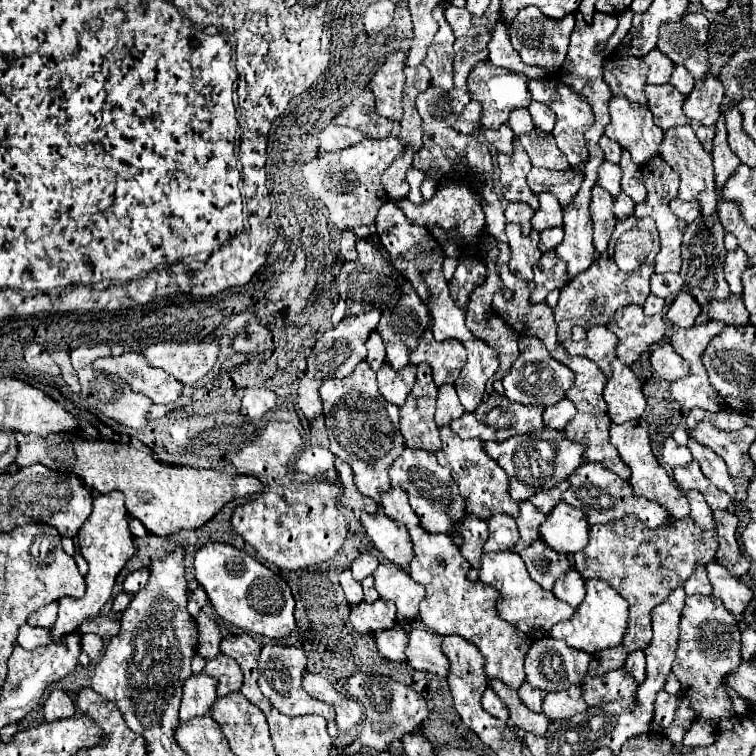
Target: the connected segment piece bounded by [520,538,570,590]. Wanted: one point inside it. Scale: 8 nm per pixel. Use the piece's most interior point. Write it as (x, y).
(545, 566)

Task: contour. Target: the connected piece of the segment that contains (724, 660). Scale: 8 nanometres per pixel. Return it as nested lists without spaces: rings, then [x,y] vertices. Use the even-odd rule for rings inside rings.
[[[688,596],[680,618],[680,640],[672,672],[683,686],[678,695],[690,698],[692,710],[698,718],[717,722],[714,727],[722,730],[720,733],[731,730],[730,719],[735,715],[732,698],[726,694],[722,686],[722,676],[736,668],[740,660],[742,656],[738,622],[728,610],[724,610],[722,600],[714,596]]]

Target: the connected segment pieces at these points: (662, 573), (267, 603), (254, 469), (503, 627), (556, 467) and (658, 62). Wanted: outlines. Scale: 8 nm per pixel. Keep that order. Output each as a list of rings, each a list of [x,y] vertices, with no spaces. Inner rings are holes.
[[[628,514],[620,520],[592,526],[588,546],[574,554],[574,568],[584,578],[606,580],[630,604],[630,620],[622,644],[596,652],[590,660],[590,676],[604,676],[608,670],[622,668],[630,652],[644,650],[652,638],[652,608],[662,604],[668,598],[668,592],[682,586],[684,580],[688,580],[688,576],[696,570],[696,564],[708,564],[708,560],[714,558],[718,548],[718,536],[714,530],[704,530],[690,518],[670,518],[670,528],[672,530],[650,530],[642,520],[636,520],[636,516]]]
[[[208,542],[196,550],[194,558],[196,582],[206,590],[218,616],[250,634],[260,634],[272,640],[290,636],[294,630],[294,596],[288,584],[270,568],[230,546]]]
[[[272,420],[254,442],[246,442],[230,456],[230,466],[236,474],[256,476],[264,484],[262,494],[258,494],[254,502],[234,508],[234,532],[252,544],[258,558],[272,570],[300,570],[312,564],[322,564],[334,558],[346,540],[346,518],[338,506],[340,488],[328,480],[306,482],[300,478],[300,472],[294,466],[300,442],[302,438],[290,422]]]
[[[392,488],[390,492],[386,492],[382,496],[382,506],[384,506],[384,512],[388,518],[404,524],[410,532],[414,556],[410,560],[408,574],[412,576],[412,580],[416,580],[418,584],[422,584],[426,588],[426,596],[420,602],[420,618],[422,618],[424,626],[442,634],[442,636],[458,634],[458,636],[466,638],[468,642],[472,642],[486,658],[484,672],[490,678],[498,678],[498,680],[506,682],[510,688],[518,690],[524,684],[522,664],[524,664],[524,656],[526,656],[532,640],[528,636],[524,636],[524,632],[520,632],[516,626],[512,626],[496,616],[494,602],[496,602],[498,592],[494,588],[488,588],[480,582],[470,582],[466,578],[468,562],[460,556],[452,538],[448,538],[446,534],[426,532],[420,526],[416,512],[410,508],[408,496],[402,488]]]
[[[542,428],[540,432],[514,436],[504,442],[484,442],[484,452],[488,452],[488,456],[508,474],[510,496],[516,502],[524,502],[532,494],[564,482],[582,464],[584,448],[580,448],[580,444],[572,444],[564,432]]]
[[[658,48],[648,52],[644,56],[644,62],[648,64],[648,84],[666,84],[670,80],[674,62],[668,56],[664,56]]]

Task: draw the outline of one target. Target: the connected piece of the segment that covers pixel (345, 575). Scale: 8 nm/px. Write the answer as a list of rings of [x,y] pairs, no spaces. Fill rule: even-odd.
[[[344,570],[340,574],[340,586],[346,594],[346,600],[354,606],[354,604],[360,604],[362,602],[362,586],[358,580],[352,578],[352,572],[350,570]]]

